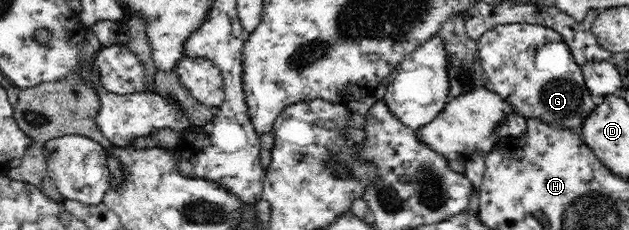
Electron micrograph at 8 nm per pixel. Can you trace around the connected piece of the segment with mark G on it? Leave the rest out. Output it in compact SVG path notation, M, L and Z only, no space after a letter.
M506 23L505 25L496 26L485 32L485 34L482 34L476 40L476 44L478 45L479 60L485 73L485 87L491 92L499 94L502 100L504 100L506 104L509 104L509 106L523 118L535 117L537 120L545 121L545 124L549 126L557 125L557 128L561 128L561 130L570 130L570 132L582 134L583 124L585 120L593 114L593 110L596 108L597 99L592 96L591 91L586 86L583 70L581 70L580 65L576 63L576 59L572 57L572 51L570 50L568 43L564 42L563 35L549 27L534 25L533 23Z

